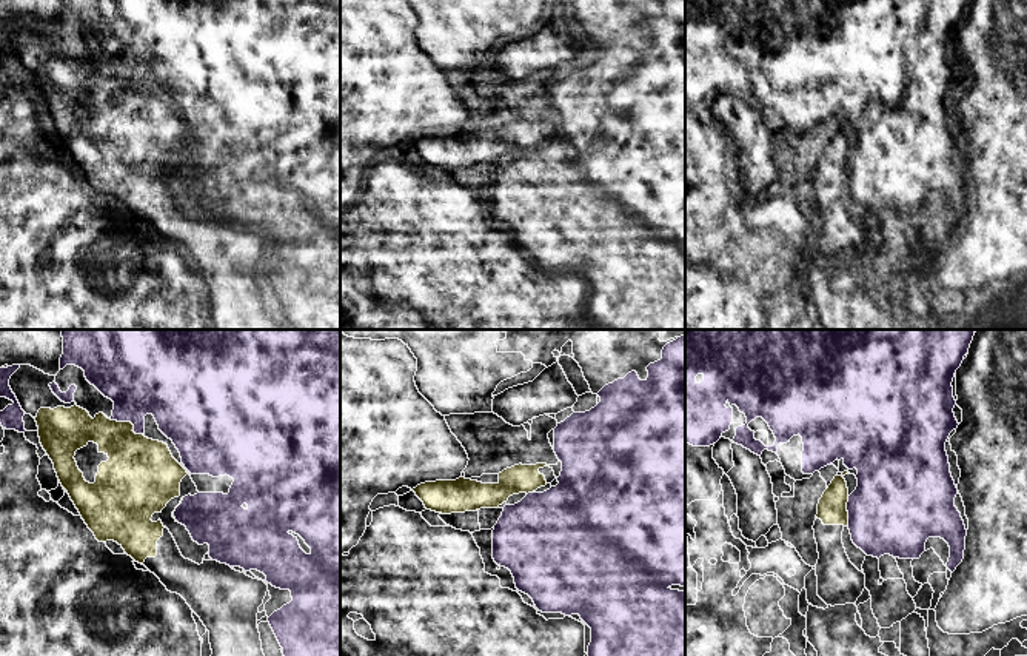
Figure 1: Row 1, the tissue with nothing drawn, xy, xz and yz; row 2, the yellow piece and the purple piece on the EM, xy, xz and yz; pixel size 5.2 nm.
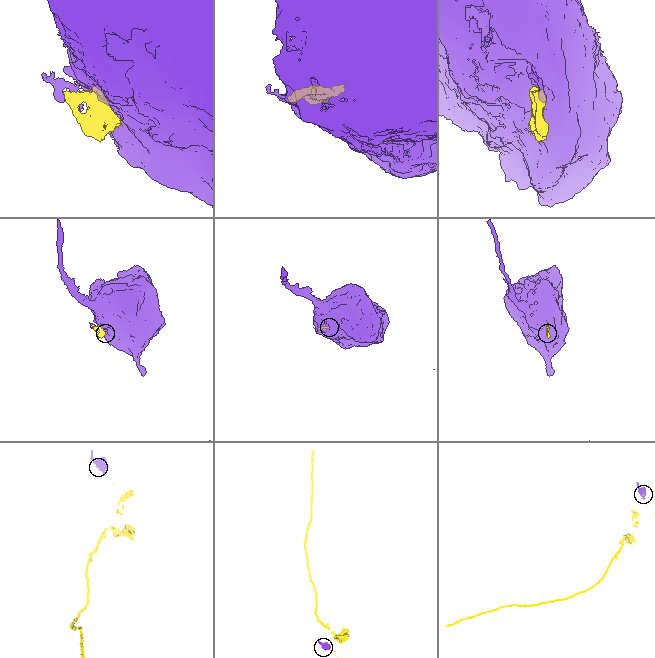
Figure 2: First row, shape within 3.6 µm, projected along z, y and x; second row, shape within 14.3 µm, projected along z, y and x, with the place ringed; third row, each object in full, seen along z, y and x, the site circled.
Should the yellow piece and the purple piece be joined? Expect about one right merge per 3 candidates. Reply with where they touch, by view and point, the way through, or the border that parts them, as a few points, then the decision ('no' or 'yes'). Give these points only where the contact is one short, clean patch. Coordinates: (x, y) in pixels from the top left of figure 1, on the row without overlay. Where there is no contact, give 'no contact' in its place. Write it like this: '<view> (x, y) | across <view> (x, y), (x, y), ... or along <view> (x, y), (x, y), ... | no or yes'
xy (128, 77) | no

